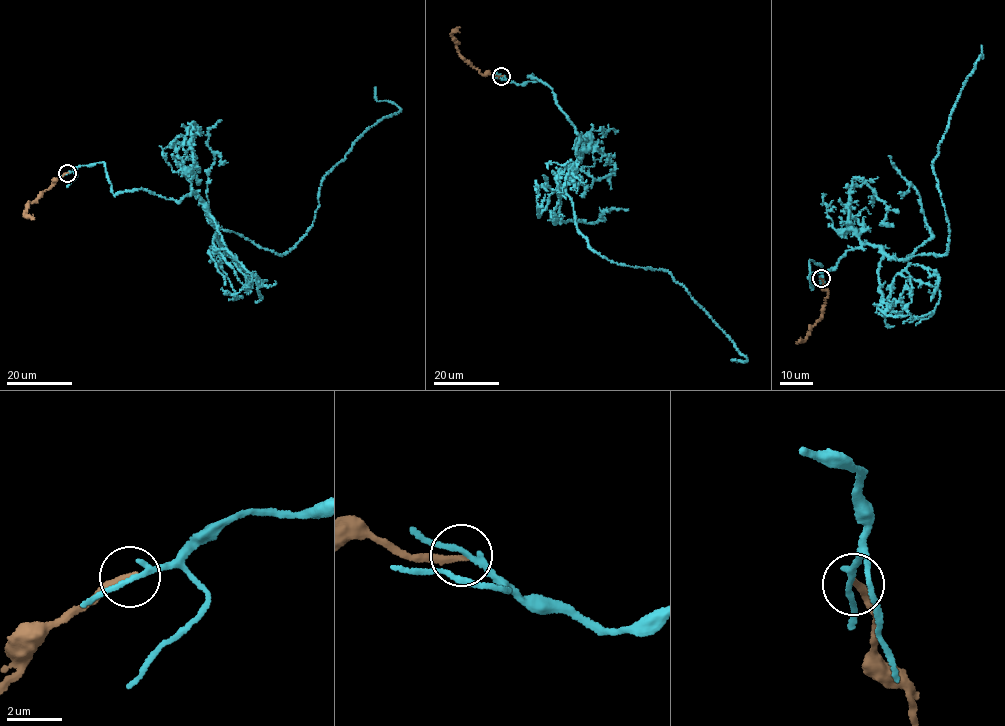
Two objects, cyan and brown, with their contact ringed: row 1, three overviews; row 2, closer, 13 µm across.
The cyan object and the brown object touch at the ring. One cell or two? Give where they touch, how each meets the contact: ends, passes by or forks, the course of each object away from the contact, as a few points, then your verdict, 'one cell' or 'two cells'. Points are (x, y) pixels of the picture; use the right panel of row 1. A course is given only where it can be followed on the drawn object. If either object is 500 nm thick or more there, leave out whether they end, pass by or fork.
(821, 278) | cyan passes by | brown ends | cyan via (821, 279), (811, 260), (810, 288), (814, 272), (868, 243), (898, 259), (946, 254), (933, 162), (982, 45) | brown via (821, 279), (828, 293), (821, 319), (811, 327), (806, 339), (795, 342) | two cells

